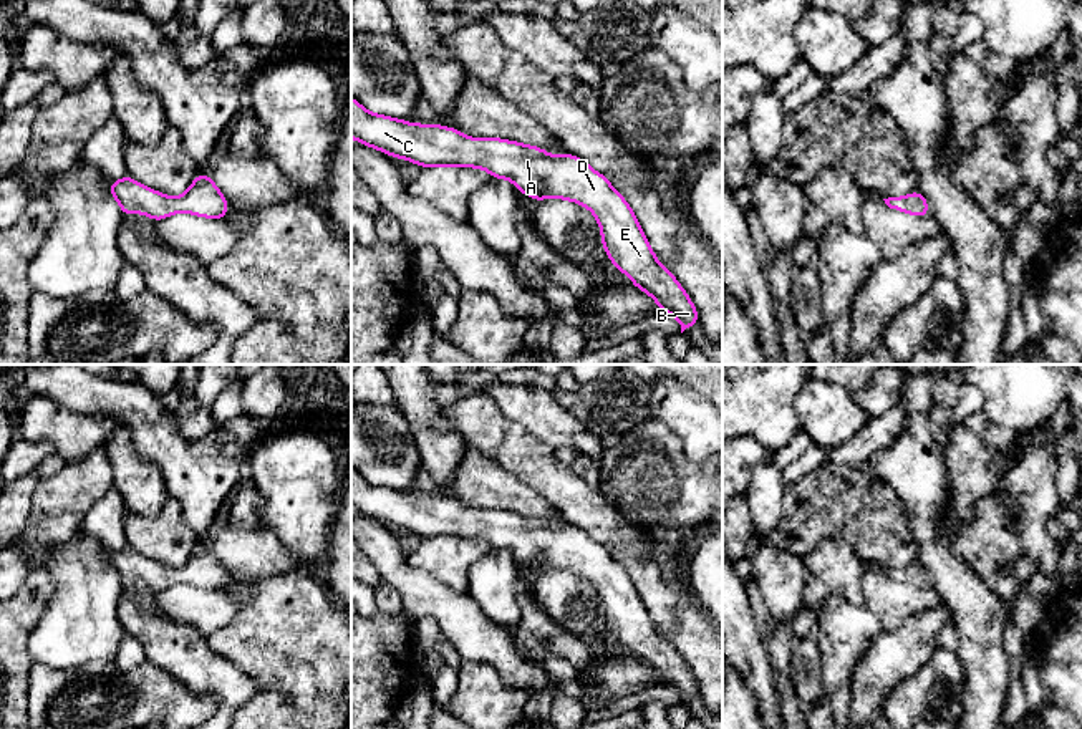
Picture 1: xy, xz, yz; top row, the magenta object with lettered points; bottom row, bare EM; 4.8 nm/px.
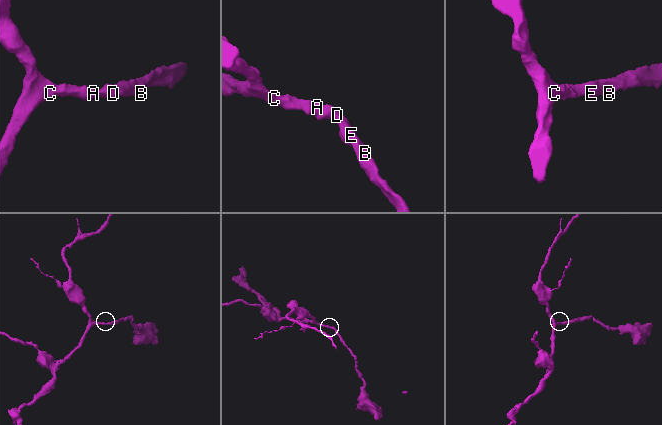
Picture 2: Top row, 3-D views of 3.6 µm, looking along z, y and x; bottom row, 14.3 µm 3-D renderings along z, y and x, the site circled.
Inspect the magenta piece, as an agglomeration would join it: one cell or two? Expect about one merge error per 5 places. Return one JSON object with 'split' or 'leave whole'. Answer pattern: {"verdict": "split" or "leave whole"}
{"verdict": "leave whole"}

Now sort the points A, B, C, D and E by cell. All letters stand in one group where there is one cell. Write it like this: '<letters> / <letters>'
A B C D E

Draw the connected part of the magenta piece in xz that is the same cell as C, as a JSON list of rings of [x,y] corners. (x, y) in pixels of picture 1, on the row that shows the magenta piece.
[[[351,98],[351,138],[393,157],[421,167],[481,167],[494,179],[512,181],[519,192],[540,199],[567,199],[585,205],[601,229],[608,260],[646,292],[661,311],[676,316],[681,333],[699,323],[684,288],[655,257],[630,204],[583,159],[572,154],[552,157],[547,151],[499,138],[467,138],[439,124],[411,124],[373,114]]]

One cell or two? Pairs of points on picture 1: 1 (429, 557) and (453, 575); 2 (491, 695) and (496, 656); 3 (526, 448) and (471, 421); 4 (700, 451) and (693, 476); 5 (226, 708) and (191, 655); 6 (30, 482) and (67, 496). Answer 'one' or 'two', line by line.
1: one
2: two
3: one
4: two
5: one
6: two

